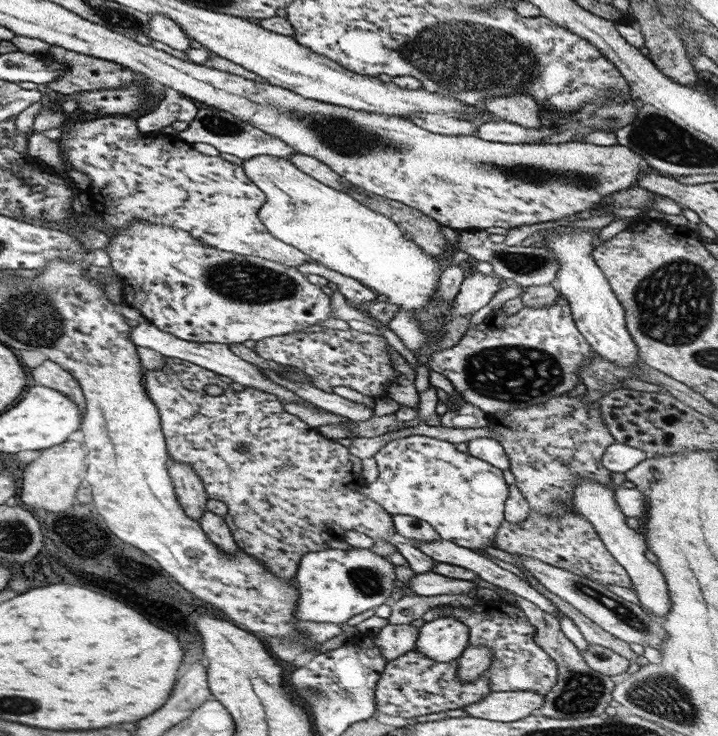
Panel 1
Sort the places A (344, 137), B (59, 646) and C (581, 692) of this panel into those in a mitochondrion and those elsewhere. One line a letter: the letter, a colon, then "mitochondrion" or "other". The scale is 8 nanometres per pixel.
A: mitochondrion
B: other
C: mitochondrion

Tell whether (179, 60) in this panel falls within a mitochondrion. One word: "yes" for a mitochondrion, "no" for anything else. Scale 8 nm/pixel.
no

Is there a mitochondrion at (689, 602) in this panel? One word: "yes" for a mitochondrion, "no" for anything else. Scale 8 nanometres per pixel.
no

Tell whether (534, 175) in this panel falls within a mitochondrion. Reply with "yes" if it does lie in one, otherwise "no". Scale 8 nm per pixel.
yes

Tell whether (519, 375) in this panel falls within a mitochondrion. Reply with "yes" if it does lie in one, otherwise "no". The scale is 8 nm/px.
yes

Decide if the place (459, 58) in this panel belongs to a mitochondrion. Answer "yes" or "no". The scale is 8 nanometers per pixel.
yes

